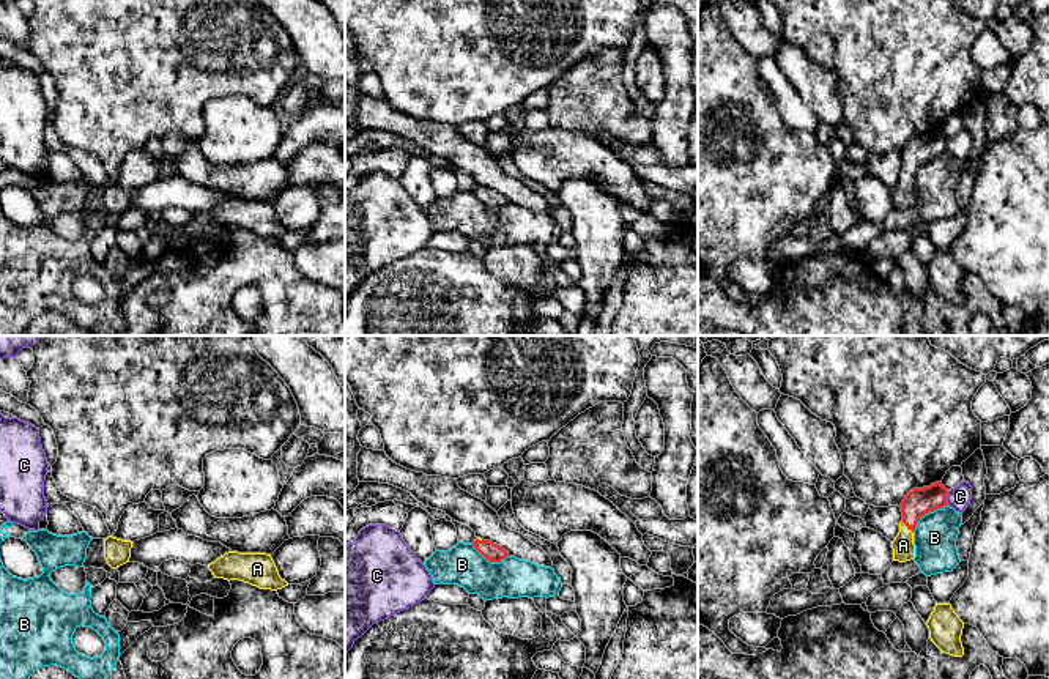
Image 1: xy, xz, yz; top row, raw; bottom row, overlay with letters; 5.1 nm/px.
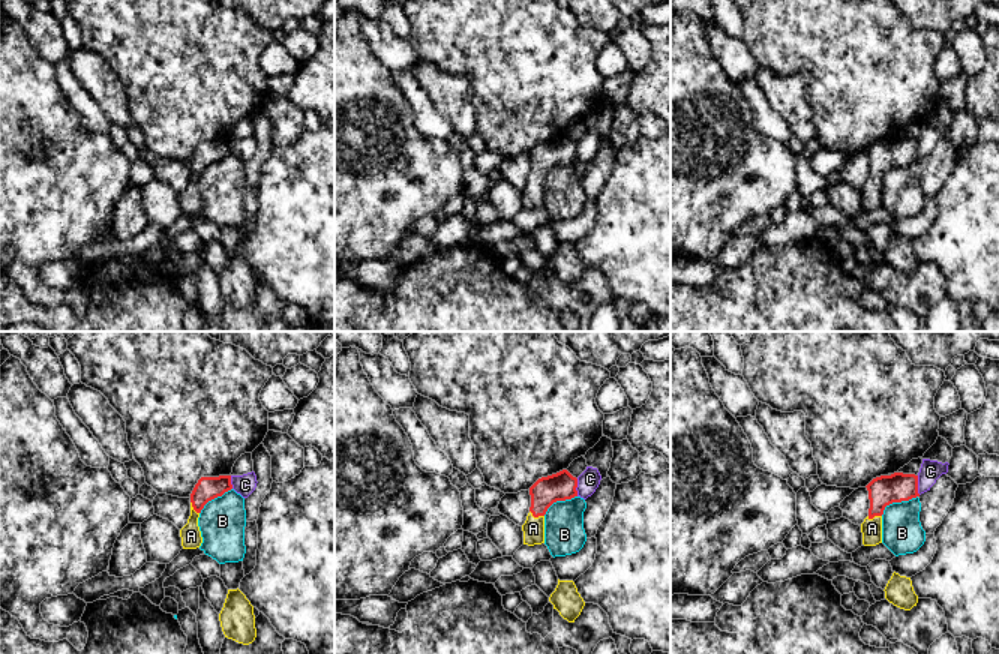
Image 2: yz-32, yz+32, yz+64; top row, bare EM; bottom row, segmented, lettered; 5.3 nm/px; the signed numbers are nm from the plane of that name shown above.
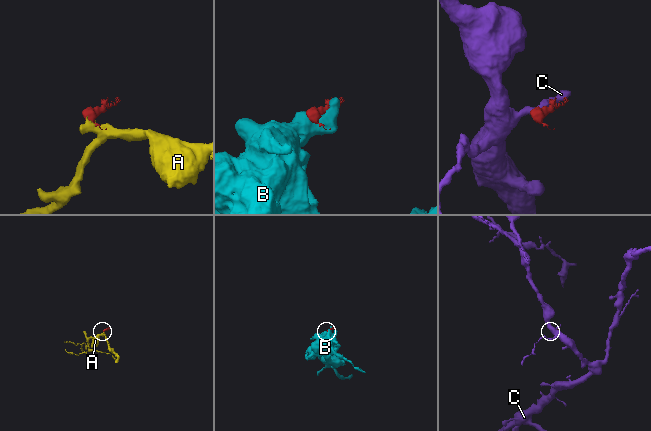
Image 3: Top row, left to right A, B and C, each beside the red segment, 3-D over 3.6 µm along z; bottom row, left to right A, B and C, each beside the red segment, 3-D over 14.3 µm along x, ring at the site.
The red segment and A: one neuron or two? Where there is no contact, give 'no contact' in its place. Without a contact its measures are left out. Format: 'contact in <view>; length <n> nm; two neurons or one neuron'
contact in yz; length 90 nm; one neuron

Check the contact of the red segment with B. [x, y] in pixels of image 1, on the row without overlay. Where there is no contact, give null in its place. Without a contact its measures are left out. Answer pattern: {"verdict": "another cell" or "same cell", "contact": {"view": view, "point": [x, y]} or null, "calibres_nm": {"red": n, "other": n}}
{"verdict": "another cell", "contact": {"view": "yz", "point": [926, 159]}, "calibres_nm": {"red": 140, "other": 220}}

